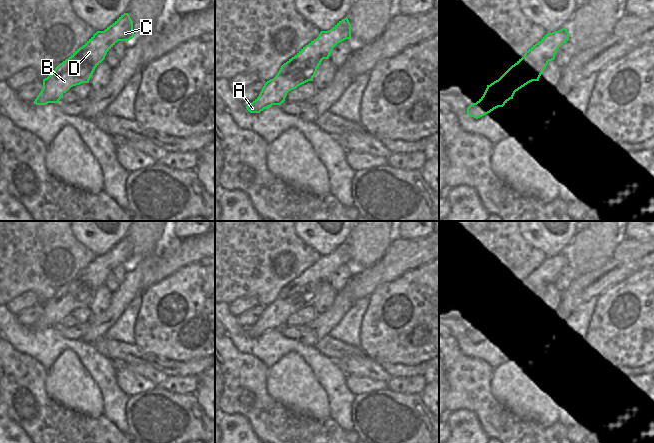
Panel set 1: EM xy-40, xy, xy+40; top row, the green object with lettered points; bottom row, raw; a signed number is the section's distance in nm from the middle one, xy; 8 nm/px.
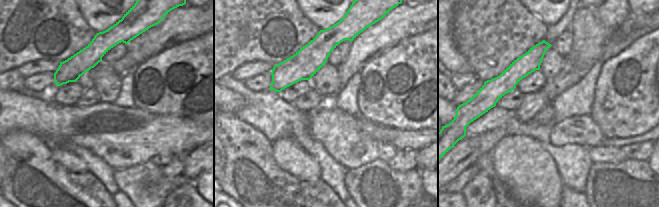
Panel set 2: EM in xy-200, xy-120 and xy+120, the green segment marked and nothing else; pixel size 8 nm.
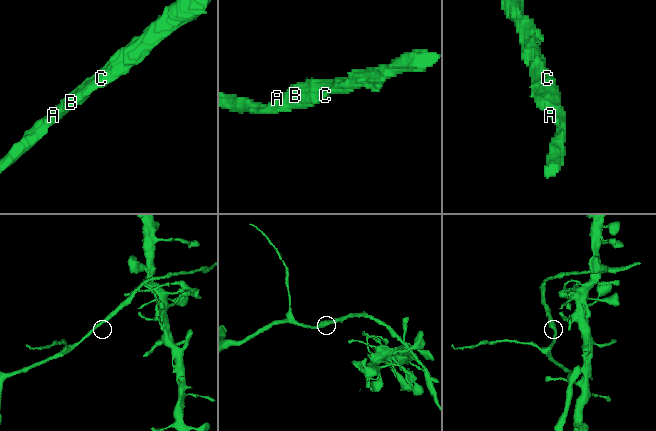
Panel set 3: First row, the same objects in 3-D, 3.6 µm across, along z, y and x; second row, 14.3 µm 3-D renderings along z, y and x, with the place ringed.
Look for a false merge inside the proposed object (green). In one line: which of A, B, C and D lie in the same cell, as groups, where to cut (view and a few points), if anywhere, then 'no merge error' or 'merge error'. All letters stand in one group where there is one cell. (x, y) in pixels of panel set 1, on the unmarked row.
A B C D | no cut | no merge error

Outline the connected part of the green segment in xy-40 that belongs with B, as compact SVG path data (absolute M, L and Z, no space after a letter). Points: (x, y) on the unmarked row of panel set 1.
M124 237L104 255L97 255L82 271L43 303L43 312L33 327L36 329L59 327L63 318L71 311L89 307L95 292L118 265L128 266L134 260L133 246L129 238Z

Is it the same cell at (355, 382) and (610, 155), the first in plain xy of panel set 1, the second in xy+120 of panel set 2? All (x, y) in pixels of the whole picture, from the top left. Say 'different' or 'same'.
same

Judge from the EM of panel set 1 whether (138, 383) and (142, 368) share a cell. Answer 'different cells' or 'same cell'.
different cells

